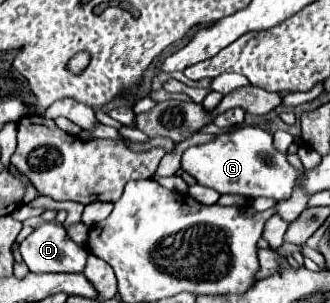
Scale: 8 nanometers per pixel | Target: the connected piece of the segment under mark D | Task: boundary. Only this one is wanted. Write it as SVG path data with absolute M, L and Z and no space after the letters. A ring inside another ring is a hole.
M45 222L19 244L19 252L35 274L47 272L83 272L87 250L75 244L65 228L55 222Z

